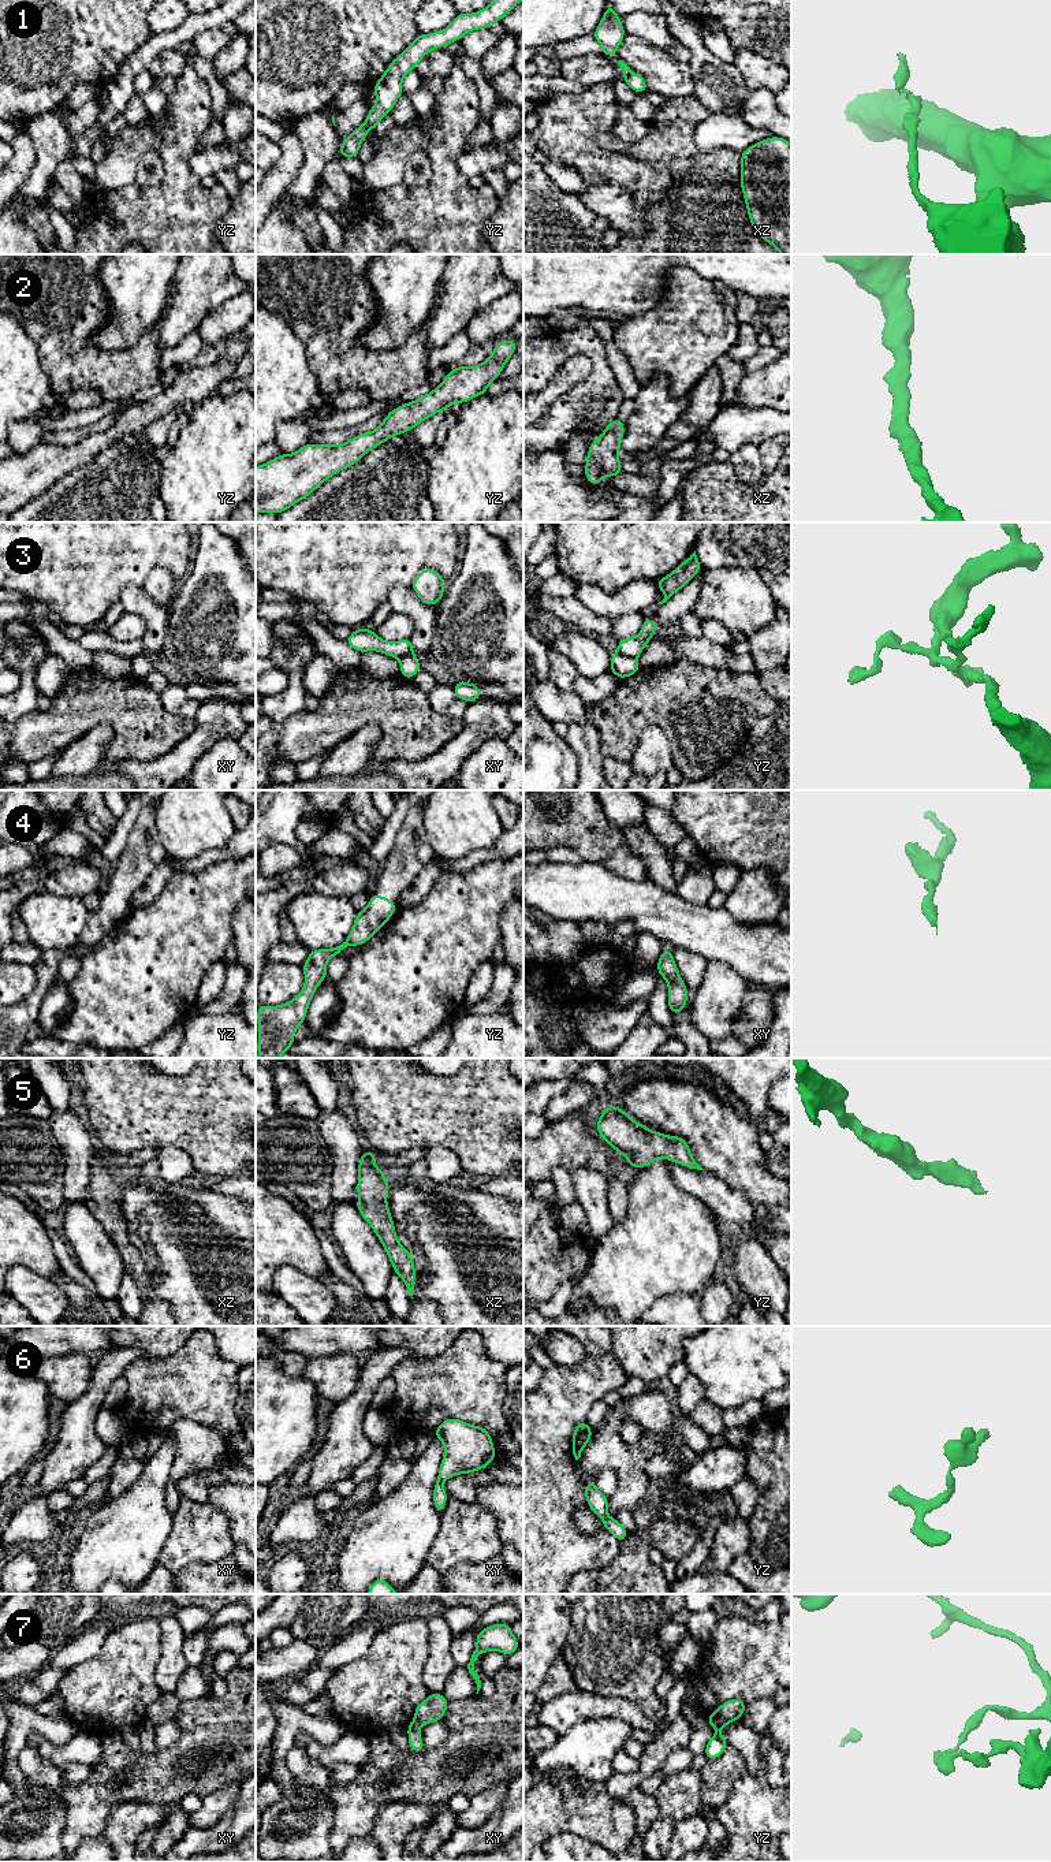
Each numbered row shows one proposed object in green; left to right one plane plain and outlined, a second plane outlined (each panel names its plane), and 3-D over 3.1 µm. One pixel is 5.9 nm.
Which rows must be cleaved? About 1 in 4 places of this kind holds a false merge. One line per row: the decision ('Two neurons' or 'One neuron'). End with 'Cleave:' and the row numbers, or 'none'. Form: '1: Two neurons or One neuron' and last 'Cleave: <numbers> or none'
1: Two neurons
2: One neuron
3: Two neurons
4: One neuron
5: One neuron
6: One neuron
7: Two neurons
Cleave: 1, 3, 7

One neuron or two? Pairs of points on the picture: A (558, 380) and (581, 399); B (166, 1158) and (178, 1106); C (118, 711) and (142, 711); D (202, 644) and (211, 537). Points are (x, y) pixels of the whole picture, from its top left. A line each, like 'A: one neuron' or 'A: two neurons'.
A: two neurons
B: two neurons
C: one neuron
D: one neuron

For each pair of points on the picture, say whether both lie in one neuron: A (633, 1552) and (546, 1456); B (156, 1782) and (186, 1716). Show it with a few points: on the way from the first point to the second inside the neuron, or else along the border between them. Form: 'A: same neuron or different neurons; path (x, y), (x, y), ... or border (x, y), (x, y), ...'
A: different neurons; border (621, 1544), (618, 1555), (602, 1570)
B: same neuron; path (171, 1765), (187, 1747), (187, 1732)

